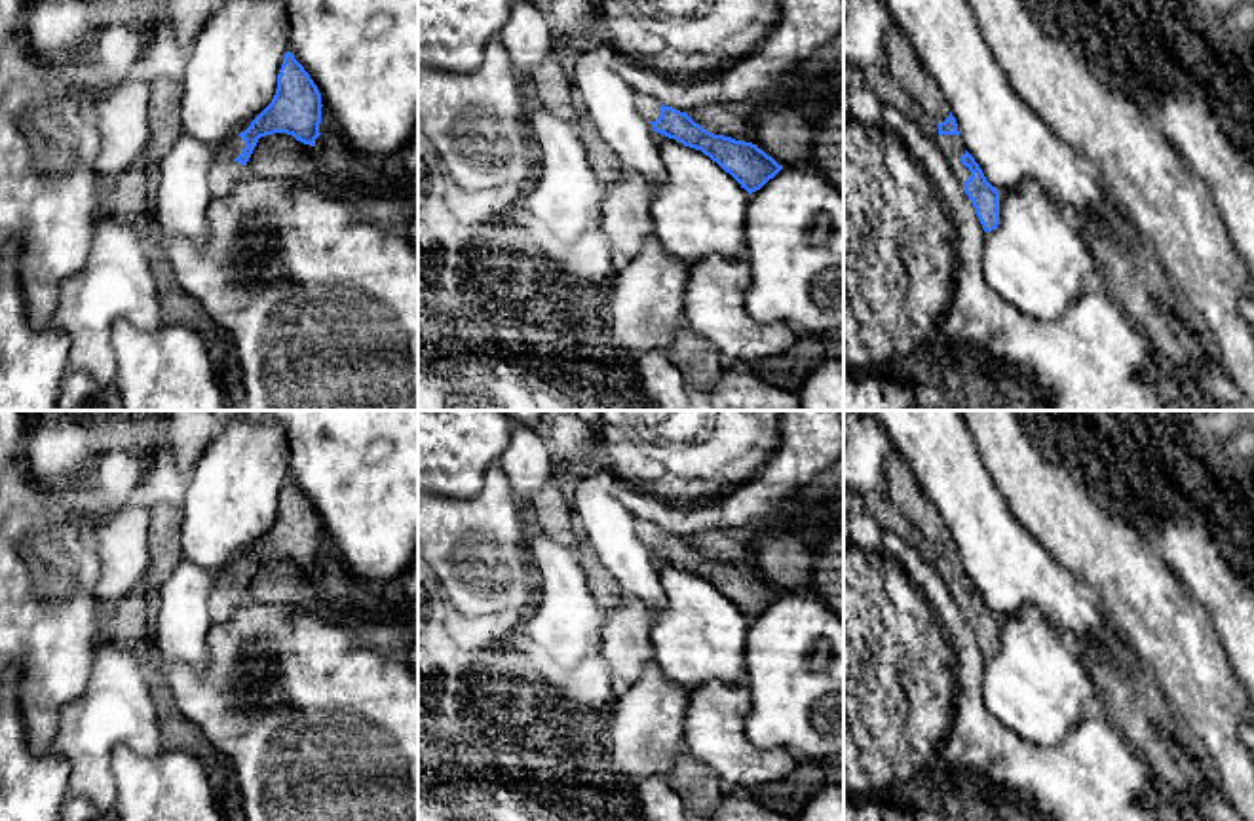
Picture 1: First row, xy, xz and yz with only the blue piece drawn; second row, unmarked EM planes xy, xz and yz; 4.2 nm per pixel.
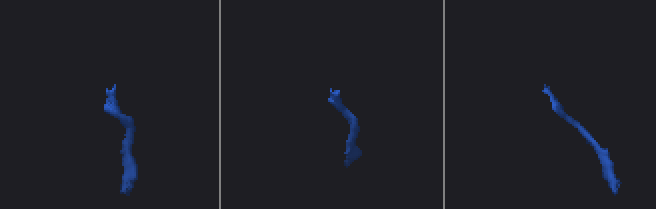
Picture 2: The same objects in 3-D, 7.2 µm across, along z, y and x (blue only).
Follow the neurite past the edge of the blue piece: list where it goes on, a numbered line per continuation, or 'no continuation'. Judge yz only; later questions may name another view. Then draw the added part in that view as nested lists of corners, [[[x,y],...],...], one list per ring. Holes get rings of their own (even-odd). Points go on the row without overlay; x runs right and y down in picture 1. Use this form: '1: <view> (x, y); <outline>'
1: yz (952, 572); [[[937,561],[935,570],[946,583],[956,604],[963,610],[971,602],[969,593],[960,587],[960,583],[965,580],[963,564],[960,561]]]

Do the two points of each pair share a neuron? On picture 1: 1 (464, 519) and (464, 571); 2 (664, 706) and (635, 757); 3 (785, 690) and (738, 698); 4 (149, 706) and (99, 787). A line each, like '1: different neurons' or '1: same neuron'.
1: same neuron
2: same neuron
3: different neurons
4: same neuron

